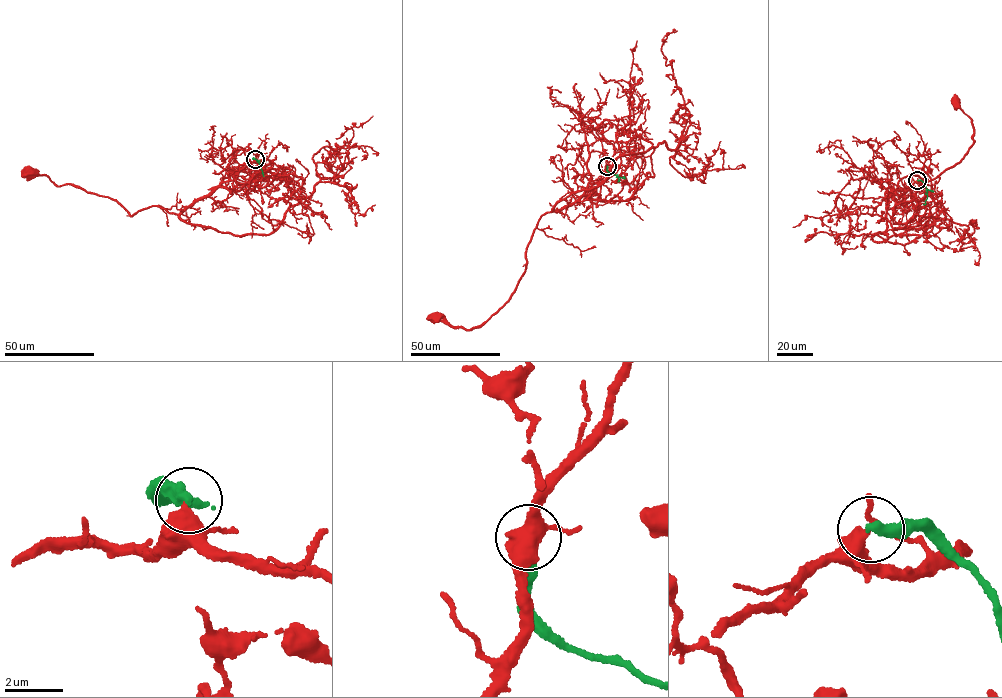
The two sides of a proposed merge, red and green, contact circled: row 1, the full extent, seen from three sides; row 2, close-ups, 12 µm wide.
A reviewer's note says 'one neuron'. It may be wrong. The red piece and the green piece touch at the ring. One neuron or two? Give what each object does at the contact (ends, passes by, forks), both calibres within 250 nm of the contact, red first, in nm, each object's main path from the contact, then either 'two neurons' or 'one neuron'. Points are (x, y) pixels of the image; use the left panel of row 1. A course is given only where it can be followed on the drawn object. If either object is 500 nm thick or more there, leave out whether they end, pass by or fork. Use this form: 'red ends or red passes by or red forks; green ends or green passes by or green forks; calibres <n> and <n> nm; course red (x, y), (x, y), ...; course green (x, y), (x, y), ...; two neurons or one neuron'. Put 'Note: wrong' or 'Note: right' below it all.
red ends; green ends; calibres 480 and 360 nm; course red (254, 159), (232, 168), (211, 192), (175, 214), (155, 205), (130, 215), (111, 198), (28, 173); course green (255, 159), (263, 175); two neurons
Note: wrong

